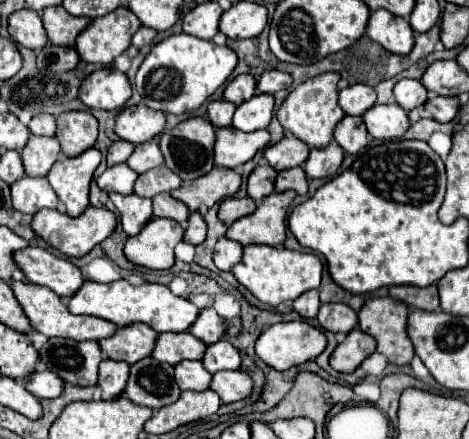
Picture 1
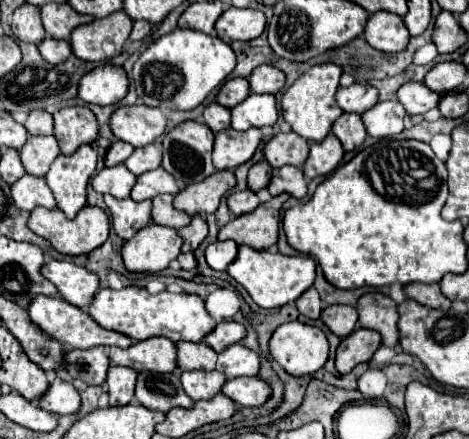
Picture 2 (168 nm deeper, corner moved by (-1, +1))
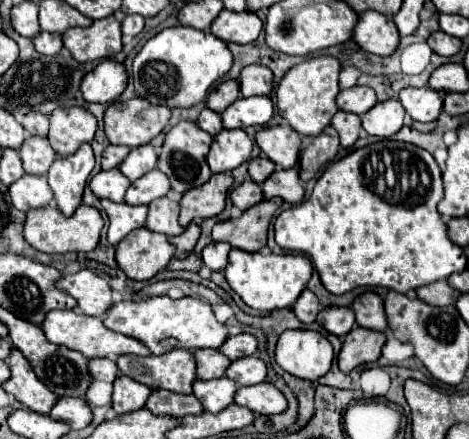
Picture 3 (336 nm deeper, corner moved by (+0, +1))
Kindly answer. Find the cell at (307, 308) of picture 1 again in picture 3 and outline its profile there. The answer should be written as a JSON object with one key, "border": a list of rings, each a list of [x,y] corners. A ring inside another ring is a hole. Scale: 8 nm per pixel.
{"border":[[[303,290],[303,294],[293,304],[293,312],[303,324],[315,322],[317,314],[319,314],[319,300],[317,300],[317,296],[311,290]]]}

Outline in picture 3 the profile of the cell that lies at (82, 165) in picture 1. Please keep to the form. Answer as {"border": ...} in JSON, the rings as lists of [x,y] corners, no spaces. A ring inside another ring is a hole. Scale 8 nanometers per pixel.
{"border":[[[83,144],[71,156],[57,156],[47,172],[49,186],[55,194],[55,202],[65,216],[71,216],[81,204],[81,196],[87,178],[95,166],[91,144]]]}

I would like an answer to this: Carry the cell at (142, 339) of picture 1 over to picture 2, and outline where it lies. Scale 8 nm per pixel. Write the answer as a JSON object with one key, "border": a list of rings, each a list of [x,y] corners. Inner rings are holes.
{"border":[[[156,336],[144,342],[134,342],[128,350],[120,350],[112,346],[108,350],[112,364],[130,366],[136,372],[152,370],[152,372],[174,372],[176,370],[176,346],[172,340]]]}

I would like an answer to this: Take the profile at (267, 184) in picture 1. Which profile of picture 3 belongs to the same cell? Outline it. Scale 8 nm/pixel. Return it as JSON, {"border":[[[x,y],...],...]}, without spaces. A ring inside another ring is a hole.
{"border":[[[255,158],[255,160],[251,160],[249,162],[249,176],[257,182],[257,184],[261,184],[271,172],[275,172],[275,164],[269,160],[269,158]]]}

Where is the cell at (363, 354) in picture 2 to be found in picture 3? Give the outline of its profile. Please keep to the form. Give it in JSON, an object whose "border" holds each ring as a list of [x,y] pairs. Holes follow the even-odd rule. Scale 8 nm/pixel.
{"border":[[[359,326],[353,328],[345,336],[343,348],[337,356],[339,368],[343,372],[351,372],[359,364],[369,364],[369,362],[379,360],[385,340],[387,338],[383,332],[375,332],[375,330],[367,330],[367,328],[359,328]]]}

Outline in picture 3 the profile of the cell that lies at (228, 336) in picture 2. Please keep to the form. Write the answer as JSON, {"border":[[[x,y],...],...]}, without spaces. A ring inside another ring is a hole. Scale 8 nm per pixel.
{"border":[[[251,334],[229,336],[225,340],[225,344],[219,348],[219,352],[231,360],[239,360],[243,356],[253,356],[257,352],[257,338]]]}

